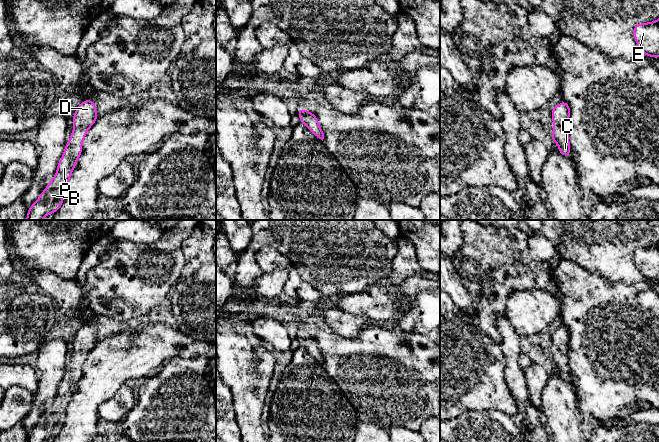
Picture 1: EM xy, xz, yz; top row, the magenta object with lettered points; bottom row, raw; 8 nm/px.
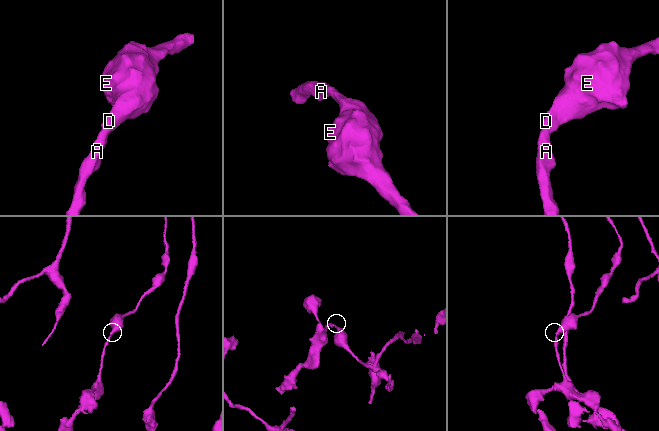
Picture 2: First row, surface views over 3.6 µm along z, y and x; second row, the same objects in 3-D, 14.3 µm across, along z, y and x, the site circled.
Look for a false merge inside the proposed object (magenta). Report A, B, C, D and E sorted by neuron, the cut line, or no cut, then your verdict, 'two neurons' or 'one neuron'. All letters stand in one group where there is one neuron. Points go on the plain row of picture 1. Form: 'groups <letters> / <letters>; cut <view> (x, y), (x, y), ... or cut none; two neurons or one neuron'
groups A B C D E; cut none; one neuron

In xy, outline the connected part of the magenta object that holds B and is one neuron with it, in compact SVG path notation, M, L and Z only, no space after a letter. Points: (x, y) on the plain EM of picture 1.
M90 322L78 330L73 339L75 350L71 363L67 366L63 380L58 386L55 401L48 407L39 423L29 432L27 442L44 442L59 434L66 419L66 411L71 397L82 377L82 366L87 354L97 342L96 329Z

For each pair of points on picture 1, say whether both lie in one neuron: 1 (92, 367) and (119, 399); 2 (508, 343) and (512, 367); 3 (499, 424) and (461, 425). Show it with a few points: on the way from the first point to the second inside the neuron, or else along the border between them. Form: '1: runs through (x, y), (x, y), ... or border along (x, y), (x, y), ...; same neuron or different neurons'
1: border along (125, 383), (97, 409); different neurons
2: runs through (511, 349), (511, 361); same neuron
3: runs through (490, 425), (470, 425); same neuron

